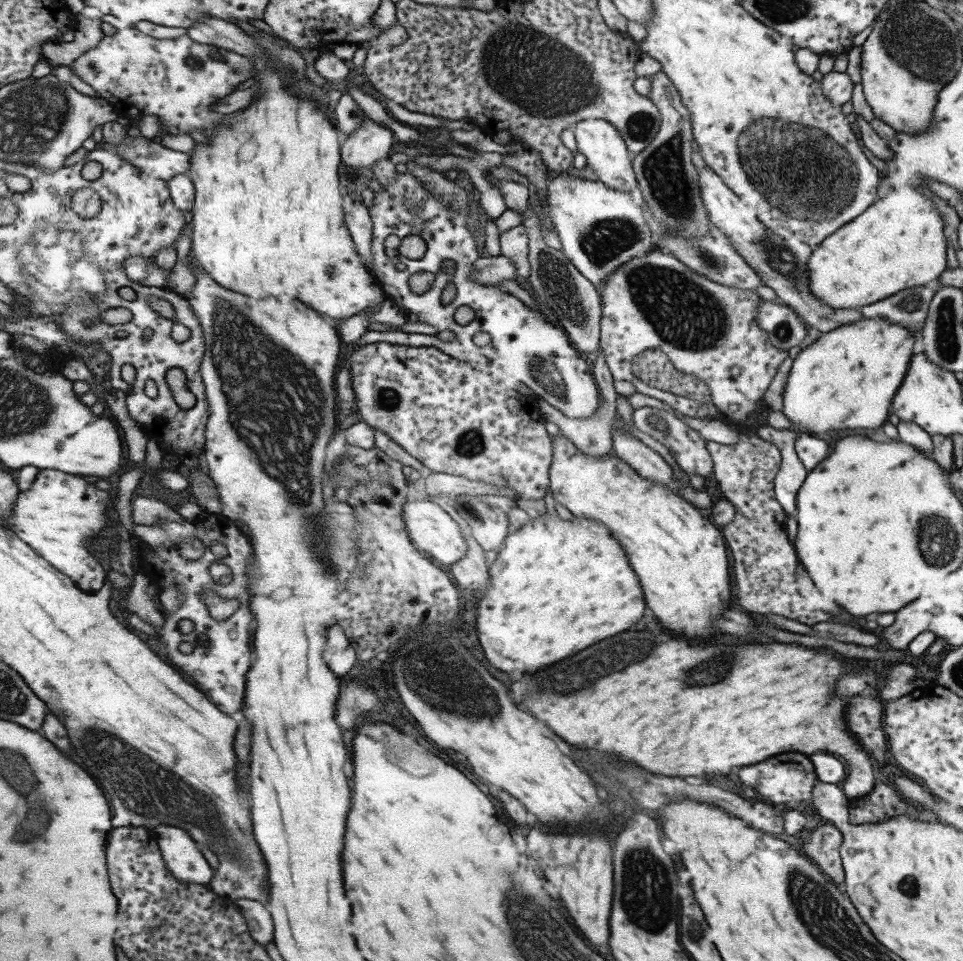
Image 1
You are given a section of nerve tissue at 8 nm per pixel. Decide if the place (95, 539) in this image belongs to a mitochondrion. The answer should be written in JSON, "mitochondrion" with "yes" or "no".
{"mitochondrion":"no"}

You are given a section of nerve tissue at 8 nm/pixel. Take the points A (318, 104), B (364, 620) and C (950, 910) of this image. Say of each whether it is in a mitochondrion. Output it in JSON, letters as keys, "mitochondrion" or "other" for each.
{"A":"other","B":"other","C":"other"}

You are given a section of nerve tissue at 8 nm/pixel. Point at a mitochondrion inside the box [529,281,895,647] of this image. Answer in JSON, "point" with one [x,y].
{"point":[783,331]}

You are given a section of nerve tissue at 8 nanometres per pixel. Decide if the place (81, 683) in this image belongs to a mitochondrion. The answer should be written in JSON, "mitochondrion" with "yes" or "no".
{"mitochondrion":"no"}

